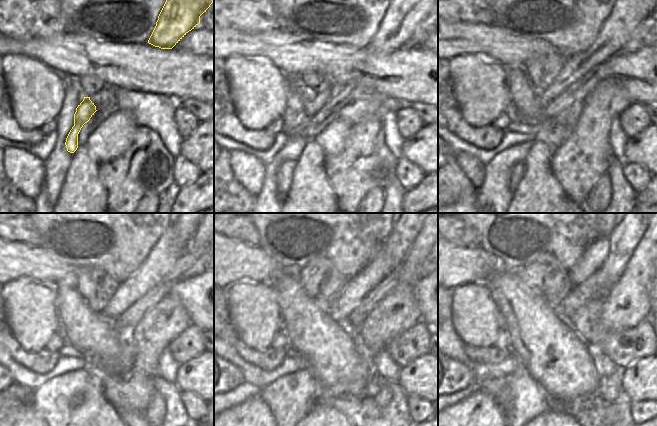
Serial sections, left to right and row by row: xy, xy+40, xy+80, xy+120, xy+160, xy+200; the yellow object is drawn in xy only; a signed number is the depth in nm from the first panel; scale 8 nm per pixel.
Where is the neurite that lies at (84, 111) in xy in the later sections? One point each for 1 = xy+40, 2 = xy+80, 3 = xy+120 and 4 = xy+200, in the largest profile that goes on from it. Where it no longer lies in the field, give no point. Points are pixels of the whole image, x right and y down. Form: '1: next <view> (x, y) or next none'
1: next xy+40 (316, 101)
2: next xy+80 (629, 10)
3: next xy+120 (162, 257)
4: next xy+200 (590, 289)

